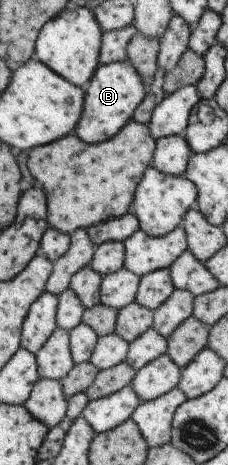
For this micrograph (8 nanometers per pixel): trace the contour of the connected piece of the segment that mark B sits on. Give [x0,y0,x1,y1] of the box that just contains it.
[73,61,146,144]

